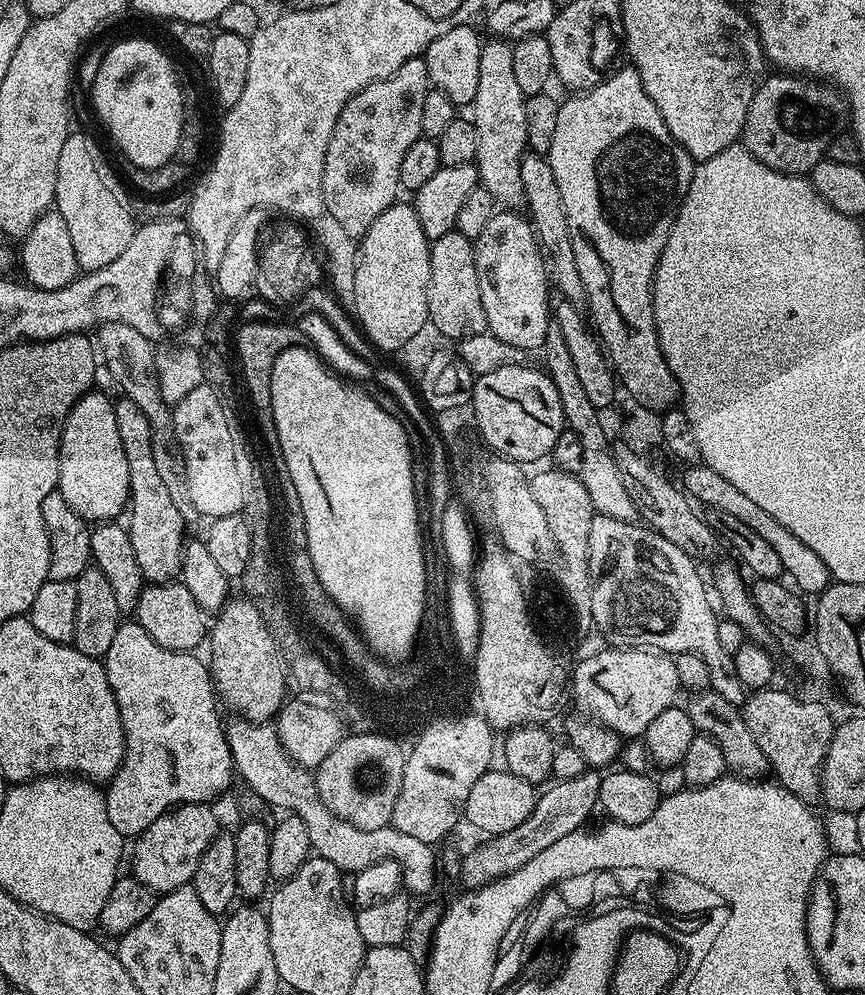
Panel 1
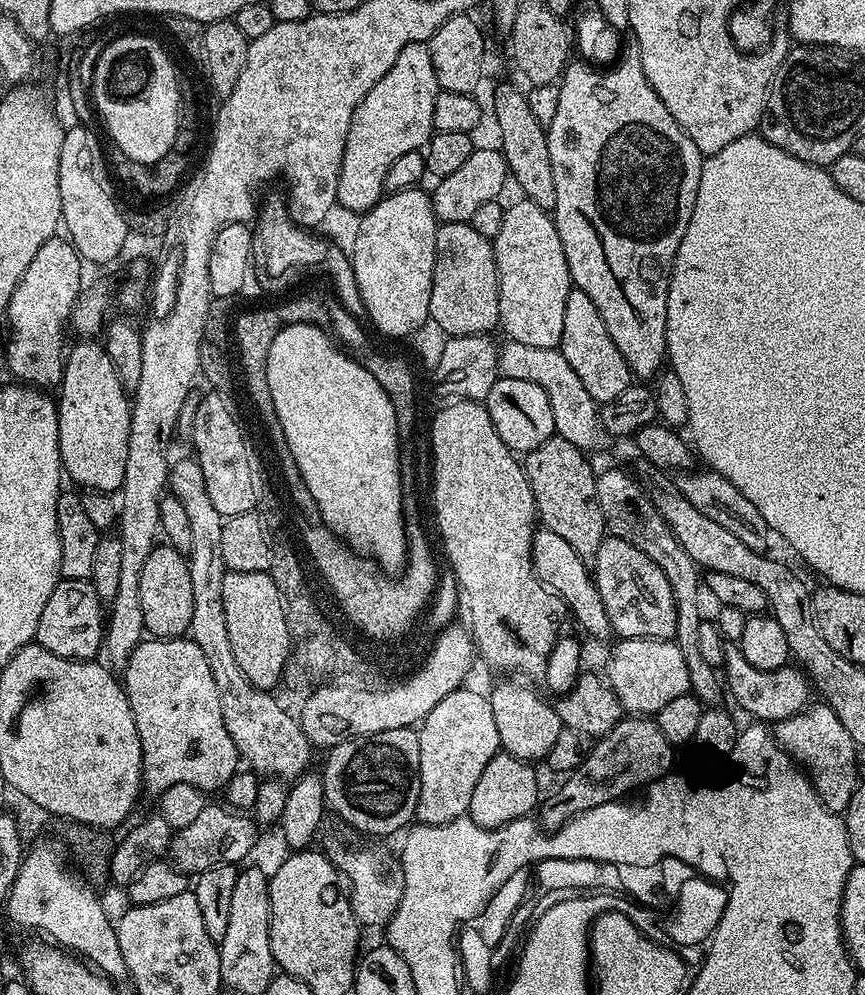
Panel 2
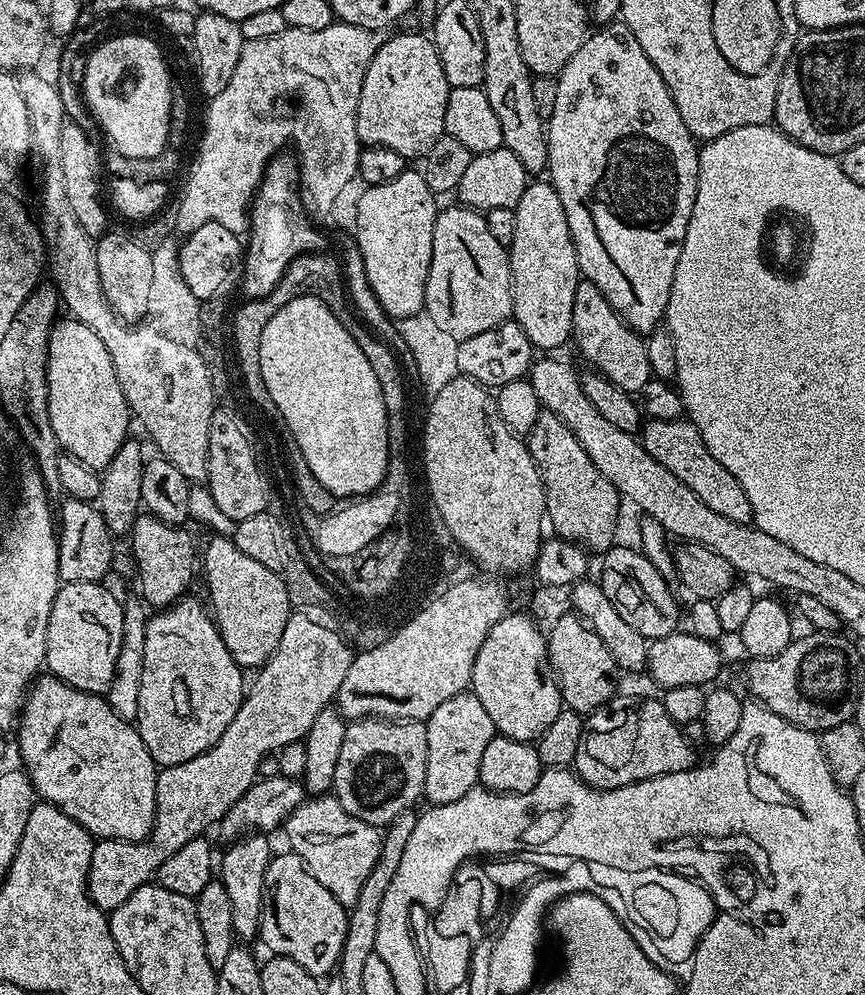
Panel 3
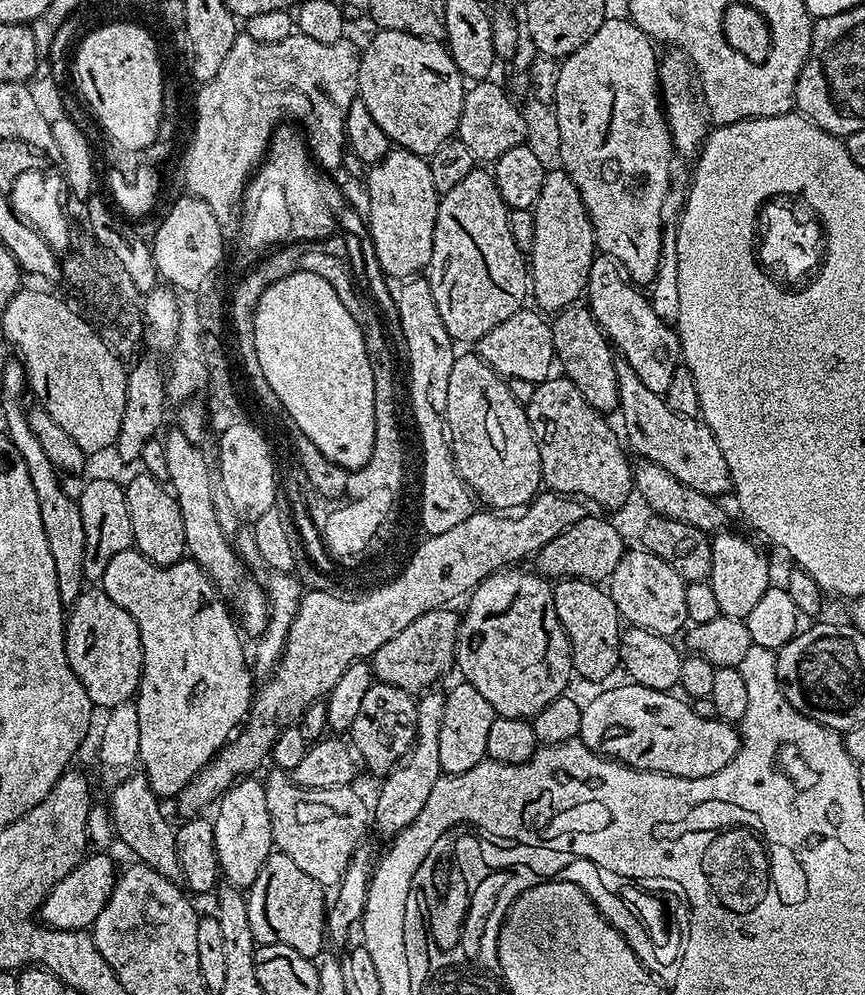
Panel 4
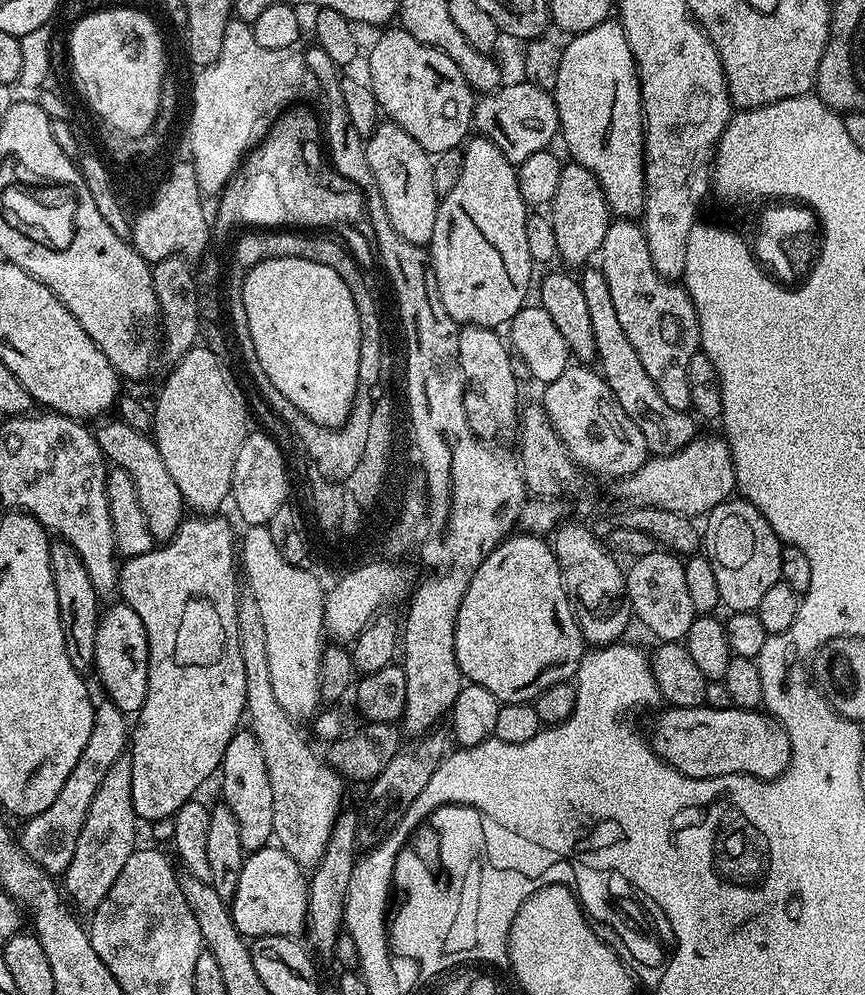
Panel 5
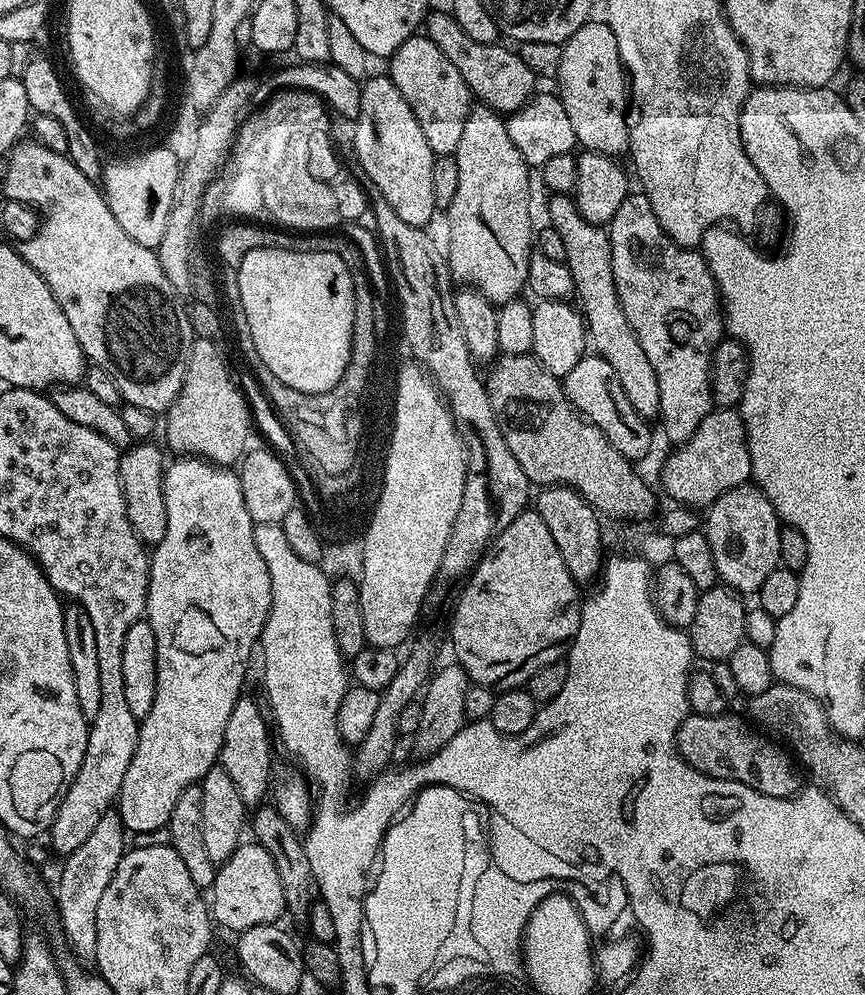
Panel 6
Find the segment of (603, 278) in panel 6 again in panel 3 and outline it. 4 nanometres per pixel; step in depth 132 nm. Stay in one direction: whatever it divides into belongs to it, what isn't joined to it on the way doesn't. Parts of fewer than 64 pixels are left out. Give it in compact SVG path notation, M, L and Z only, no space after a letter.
M649 419L642 428L642 443L654 462L662 462L662 466L666 466L674 478L686 482L686 486L690 486L690 490L694 490L694 494L698 494L698 498L710 506L710 510L730 518L730 522L752 524L753 508L750 506L750 498L746 498L746 490L738 486L738 478L731 467L718 462L718 458L710 454L706 442L702 442L702 434L698 434L691 420Z

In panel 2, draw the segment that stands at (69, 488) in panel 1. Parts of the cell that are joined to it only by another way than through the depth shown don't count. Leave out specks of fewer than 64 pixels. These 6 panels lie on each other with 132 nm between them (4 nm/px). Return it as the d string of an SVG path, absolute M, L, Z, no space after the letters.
M76 342L76 344L67 349L66 359L64 362L64 376L58 385L60 391L60 412L58 411L58 460L68 471L68 476L76 484L81 484L81 489L91 490L94 492L106 492L109 494L119 493L122 486L122 478L126 478L126 450L130 446L130 422L132 421L132 410L130 407L129 393L124 391L124 387L118 382L118 374L106 354L106 350L96 342Z

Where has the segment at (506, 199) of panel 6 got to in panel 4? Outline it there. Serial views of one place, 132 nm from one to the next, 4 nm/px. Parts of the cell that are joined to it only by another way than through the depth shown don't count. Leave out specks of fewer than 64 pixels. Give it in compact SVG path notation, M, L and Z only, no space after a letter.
M473 168L466 178L462 178L462 182L458 182L458 186L454 186L454 190L439 197L432 225L432 253L426 261L426 279L434 294L434 306L438 306L442 326L446 326L456 342L475 342L490 334L498 322L506 322L510 314L525 307L530 292L530 268L525 253L514 246L514 237L510 235L510 209L502 194L498 194L495 175L491 171L483 172L482 168Z

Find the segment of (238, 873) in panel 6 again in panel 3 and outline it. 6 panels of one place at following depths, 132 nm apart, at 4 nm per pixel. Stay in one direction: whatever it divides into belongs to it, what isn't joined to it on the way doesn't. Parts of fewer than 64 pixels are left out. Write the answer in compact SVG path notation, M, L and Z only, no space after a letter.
M291 850L277 851L273 855L272 860L266 866L266 878L264 879L264 897L262 898L262 906L260 907L260 930L258 940L261 940L269 949L267 950L273 956L285 956L294 962L298 962L298 966L302 966L302 970L306 970L311 976L317 978L328 978L337 971L340 955L342 954L342 946L346 942L346 930L348 929L348 912L345 905L338 902L338 898L334 898L334 894L330 894L330 890L326 890L326 886L322 886L322 882L318 882L318 878L314 878L314 874L310 874L310 870L302 862L302 858L297 856Z

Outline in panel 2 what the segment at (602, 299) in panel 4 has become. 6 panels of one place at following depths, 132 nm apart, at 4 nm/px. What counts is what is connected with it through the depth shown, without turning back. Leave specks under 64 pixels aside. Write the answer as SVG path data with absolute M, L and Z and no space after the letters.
M575 286L566 294L566 311L562 318L559 349L597 405L618 398L618 394L622 394L626 386L634 383L630 366L626 366L622 350L614 346L614 338L610 338L606 322L602 322L602 314L598 314L598 306L594 306L594 302L590 302L590 297L582 294L582 290Z

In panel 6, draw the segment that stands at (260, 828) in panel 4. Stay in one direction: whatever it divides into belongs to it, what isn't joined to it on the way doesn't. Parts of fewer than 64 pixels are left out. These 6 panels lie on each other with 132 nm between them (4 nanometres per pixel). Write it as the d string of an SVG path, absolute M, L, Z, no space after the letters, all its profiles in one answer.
M241 694L238 702L234 702L234 710L230 710L218 764L226 770L226 774L230 774L230 778L234 778L234 786L238 786L238 794L242 794L245 809L252 810L265 803L264 795L267 792L269 795L270 785L274 780L274 768L272 772L274 740L270 735L270 720L265 709L262 704L260 709L259 702L248 695Z

